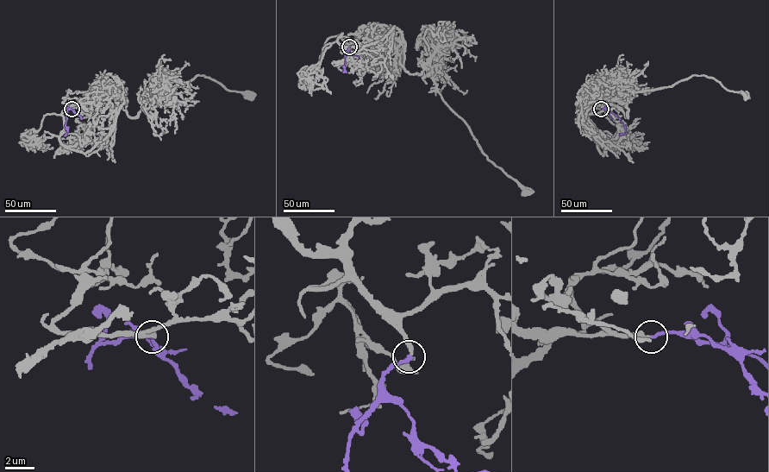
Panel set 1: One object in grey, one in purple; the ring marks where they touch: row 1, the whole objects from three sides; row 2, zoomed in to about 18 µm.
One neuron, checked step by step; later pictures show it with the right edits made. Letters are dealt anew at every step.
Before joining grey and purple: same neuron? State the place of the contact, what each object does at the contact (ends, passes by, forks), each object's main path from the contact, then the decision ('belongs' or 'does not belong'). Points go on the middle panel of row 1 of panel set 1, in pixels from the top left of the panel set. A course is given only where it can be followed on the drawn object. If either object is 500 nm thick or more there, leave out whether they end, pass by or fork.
(349, 47) | grey ends | purple ends | grey via (350, 47), (348, 34), (395, 36), (404, 46), (404, 71), (429, 76), (481, 151), (527, 192) | purple via (349, 47), (345, 54), (343, 69), (345, 72), (342, 66) | belongs

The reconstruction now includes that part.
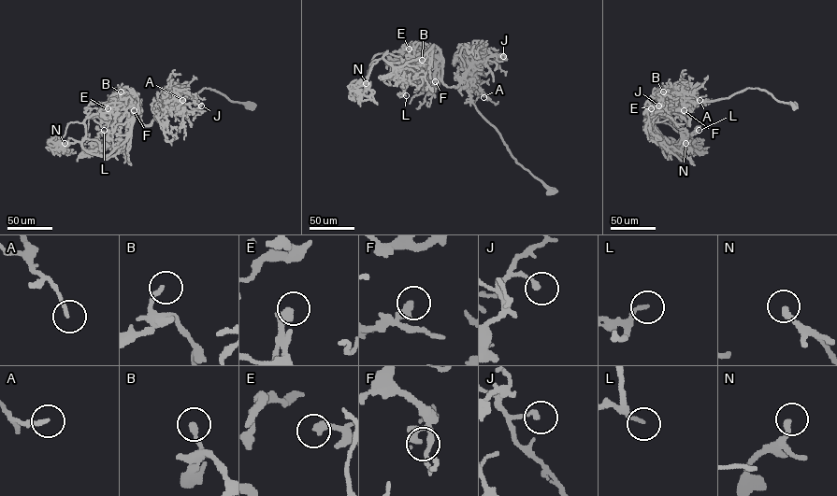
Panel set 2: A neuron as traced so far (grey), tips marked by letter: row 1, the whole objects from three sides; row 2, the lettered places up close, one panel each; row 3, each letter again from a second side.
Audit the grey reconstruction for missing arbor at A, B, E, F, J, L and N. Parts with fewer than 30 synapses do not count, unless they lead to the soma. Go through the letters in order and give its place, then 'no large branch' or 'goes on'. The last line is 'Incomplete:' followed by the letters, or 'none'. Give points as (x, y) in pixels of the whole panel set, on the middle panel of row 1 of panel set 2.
A: place (483, 97); no large branch
B: place (422, 60); no large branch
E: place (409, 49); no large branch
F: place (435, 81); no large branch
J: place (503, 56); no large branch
L: place (406, 95); no large branch
N: place (366, 83); no large branch
Incomplete: none

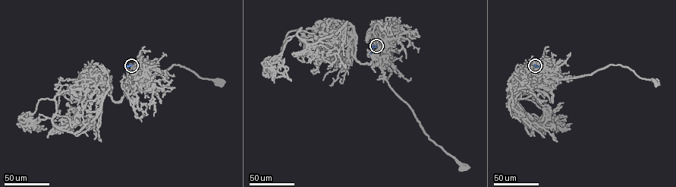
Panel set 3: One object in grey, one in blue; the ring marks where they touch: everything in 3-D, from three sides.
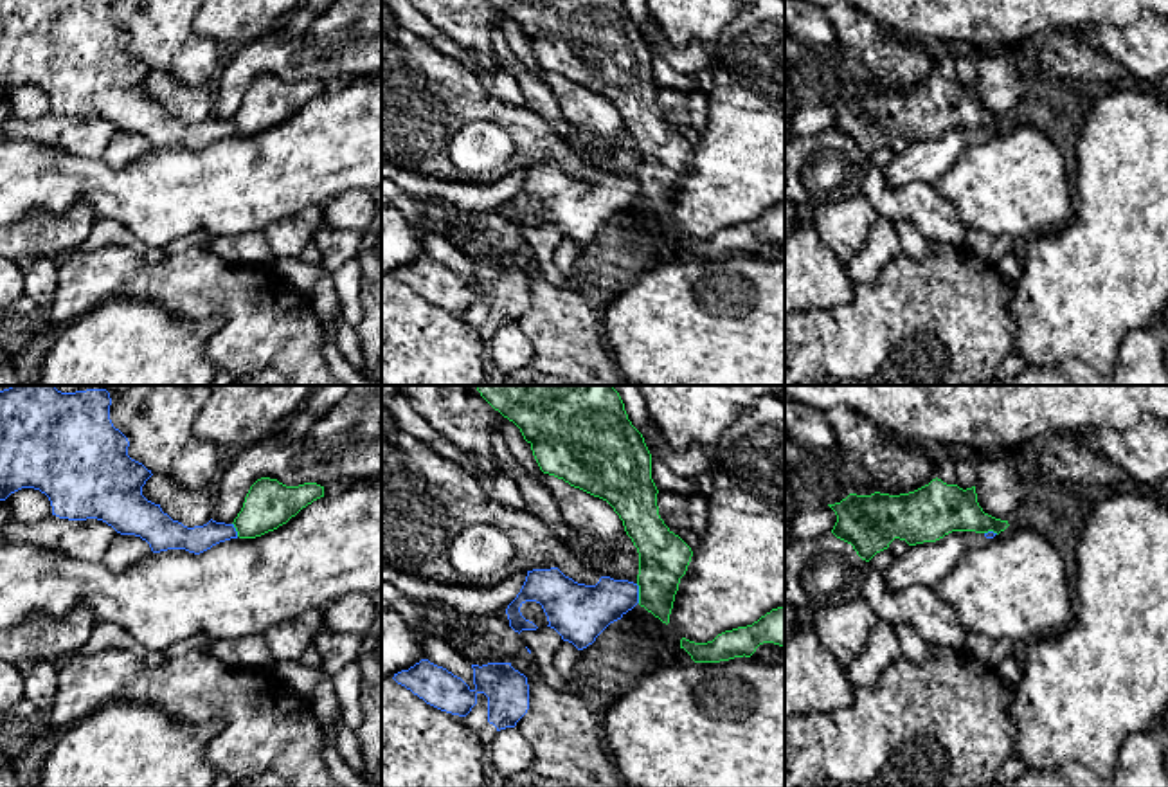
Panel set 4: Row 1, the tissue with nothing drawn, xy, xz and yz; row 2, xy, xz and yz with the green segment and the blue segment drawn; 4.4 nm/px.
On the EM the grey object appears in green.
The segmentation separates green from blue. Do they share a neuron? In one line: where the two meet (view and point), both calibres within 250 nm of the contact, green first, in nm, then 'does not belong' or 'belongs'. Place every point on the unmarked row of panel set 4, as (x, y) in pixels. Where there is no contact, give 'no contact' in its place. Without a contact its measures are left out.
xz (639, 189) | 220/220 nm | does not belong

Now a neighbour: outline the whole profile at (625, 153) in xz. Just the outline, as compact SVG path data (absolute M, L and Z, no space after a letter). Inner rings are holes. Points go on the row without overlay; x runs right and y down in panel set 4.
M628 131L621 139L599 135L599 140L612 155L619 176L601 173L596 182L585 182L565 173L558 164L527 167L520 189L506 205L509 223L518 231L536 227L538 223L520 209L526 198L536 198L547 213L547 223L554 225L563 238L583 247L610 220L632 207L639 200L637 144Z

